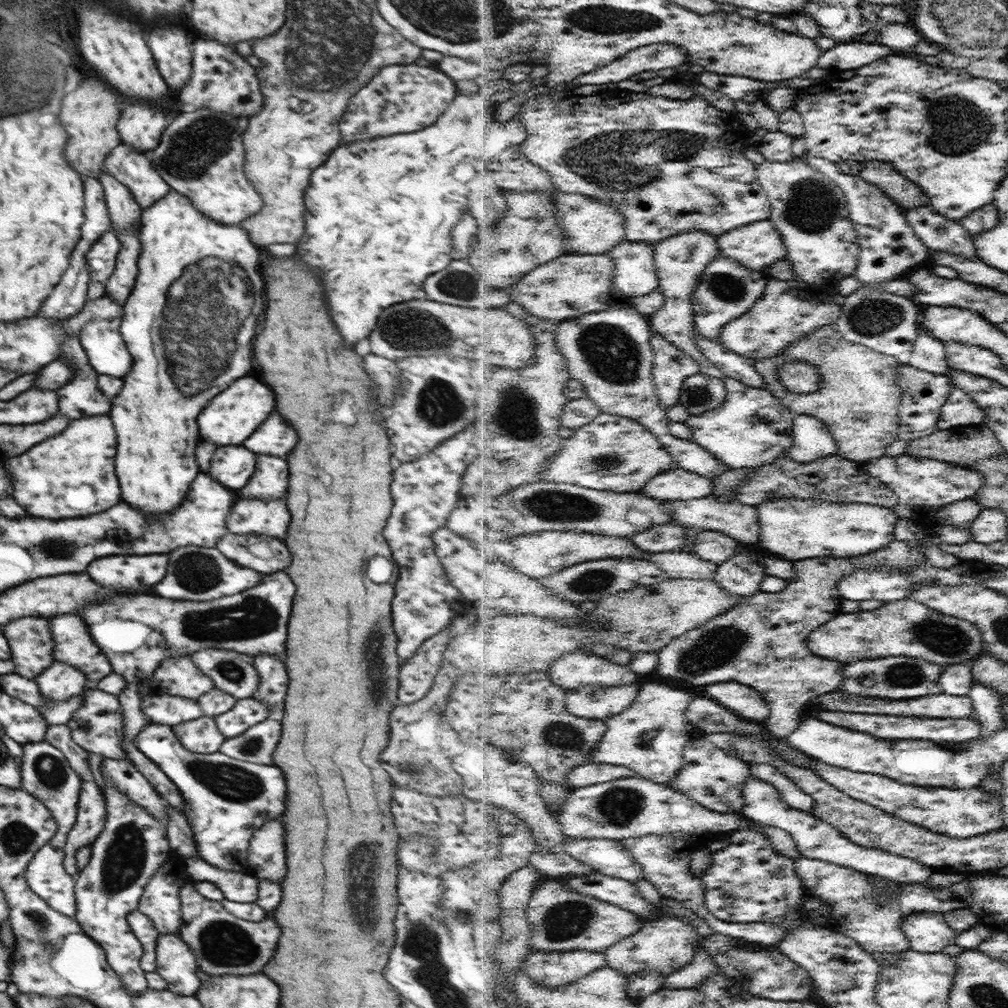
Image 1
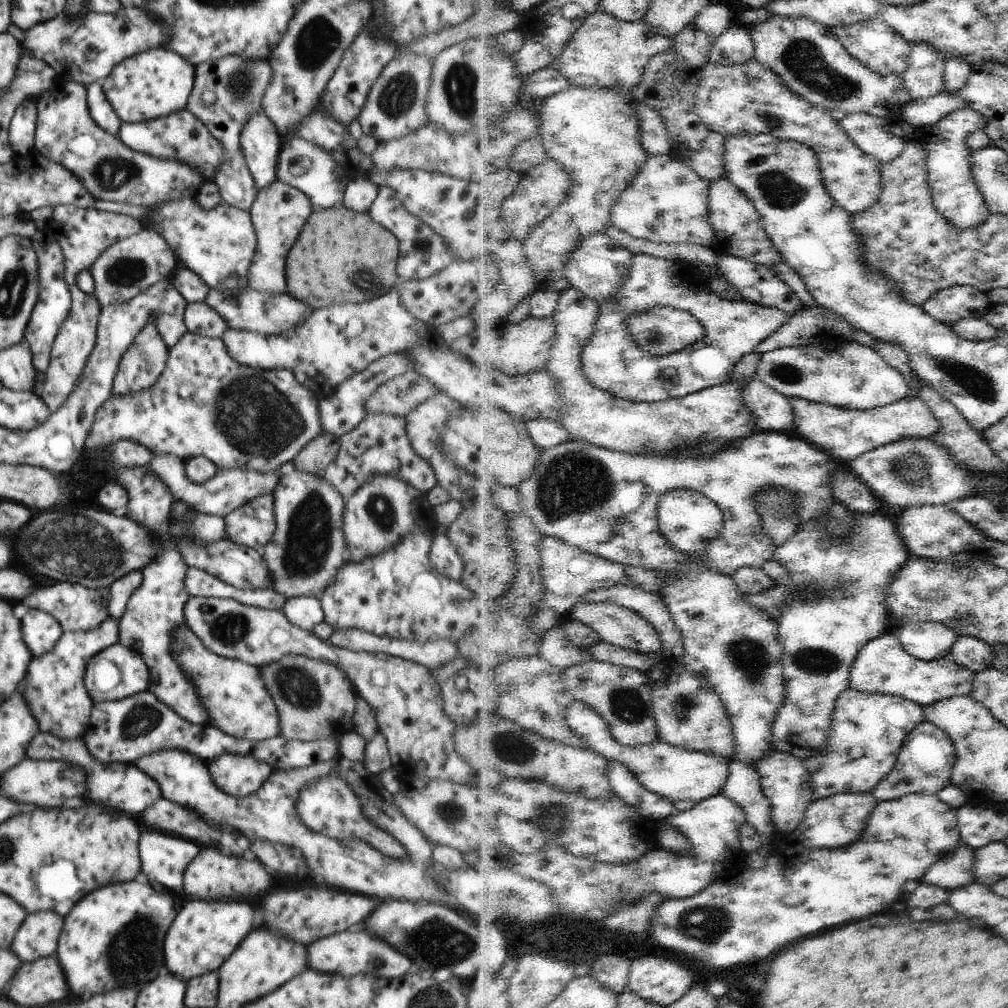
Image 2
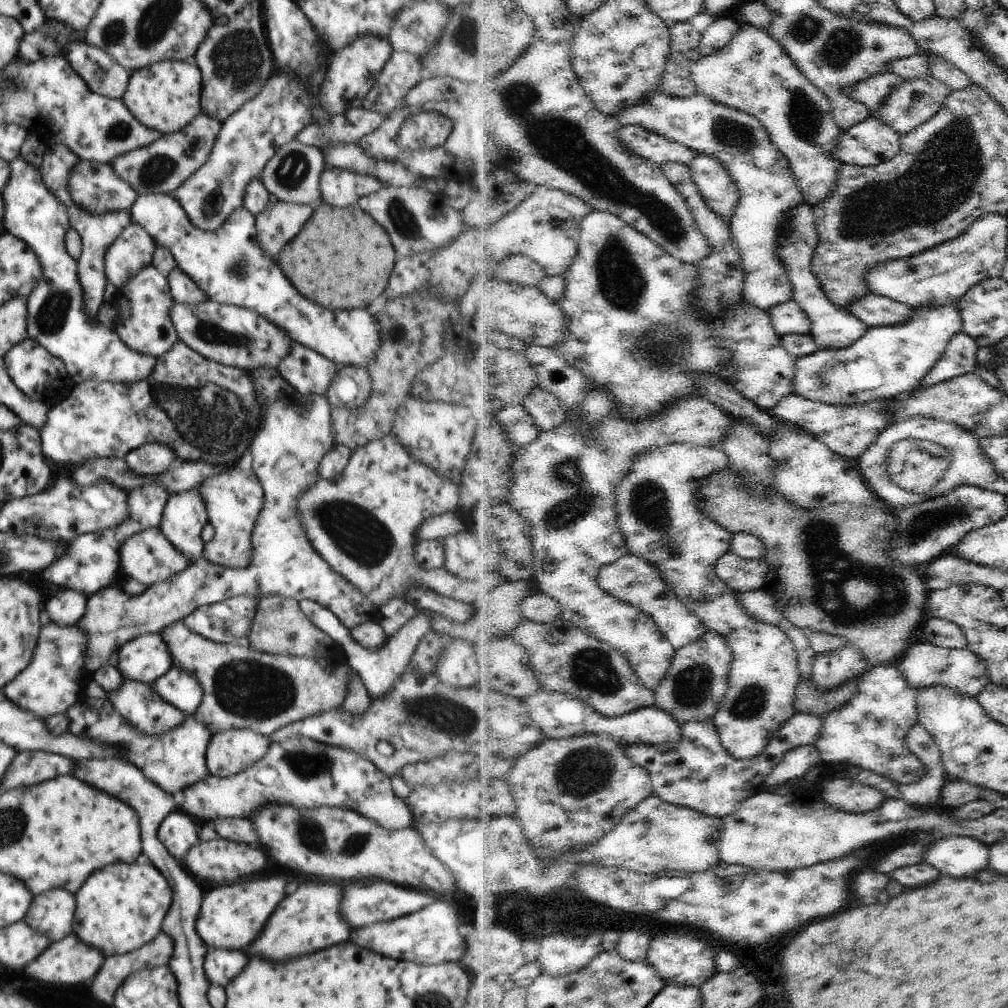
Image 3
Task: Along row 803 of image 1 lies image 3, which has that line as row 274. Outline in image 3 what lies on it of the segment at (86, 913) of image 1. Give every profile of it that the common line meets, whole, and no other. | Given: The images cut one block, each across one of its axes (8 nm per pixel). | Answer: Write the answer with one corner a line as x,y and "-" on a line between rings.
130,223
105,256
105,272
116,288
122,288
130,278
140,274
142,268
152,266
156,244
153,238
136,223

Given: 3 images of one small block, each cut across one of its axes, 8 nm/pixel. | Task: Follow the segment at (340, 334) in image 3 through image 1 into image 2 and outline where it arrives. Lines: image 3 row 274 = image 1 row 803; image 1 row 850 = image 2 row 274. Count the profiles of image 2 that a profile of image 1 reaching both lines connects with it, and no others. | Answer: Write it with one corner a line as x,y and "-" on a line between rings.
194,196
180,200
168,200
152,204
147,221
141,225
159,234
168,244
175,258
186,264
186,269
198,274
209,287
231,291
247,287
248,270
251,266
257,240
248,210
235,208
221,201
216,208
204,210
194,202

